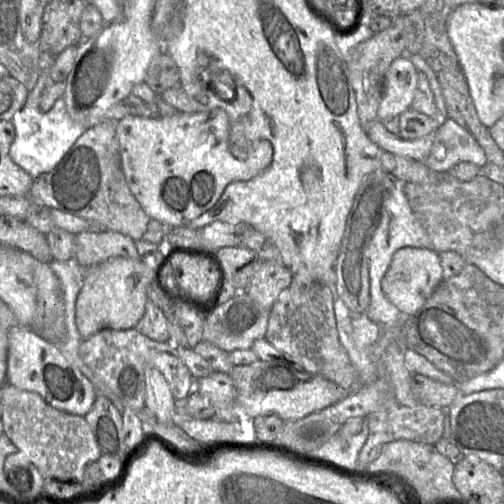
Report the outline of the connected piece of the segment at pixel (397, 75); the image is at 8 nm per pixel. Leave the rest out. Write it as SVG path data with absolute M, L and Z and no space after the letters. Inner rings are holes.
M402 56L395 58L385 77L383 94L377 110L379 120L398 117L410 108L417 85L417 69Z

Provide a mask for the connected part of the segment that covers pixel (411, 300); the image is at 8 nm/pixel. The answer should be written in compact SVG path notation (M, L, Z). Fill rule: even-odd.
M403 247L395 252L381 280L381 289L403 315L412 316L443 280L439 253L429 248Z

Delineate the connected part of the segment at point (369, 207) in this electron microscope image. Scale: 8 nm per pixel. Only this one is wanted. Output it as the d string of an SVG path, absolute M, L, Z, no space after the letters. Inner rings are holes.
M377 169L364 178L355 194L335 266L334 287L336 298L341 299L352 312L364 313L370 304L368 246L381 221L385 203L394 188L395 180L397 179L385 169Z

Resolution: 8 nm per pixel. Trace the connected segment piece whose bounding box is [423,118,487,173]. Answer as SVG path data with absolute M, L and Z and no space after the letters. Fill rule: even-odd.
M452 118L442 119L434 133L429 155L423 162L437 173L449 173L457 163L467 161L482 167L487 158L473 135Z

